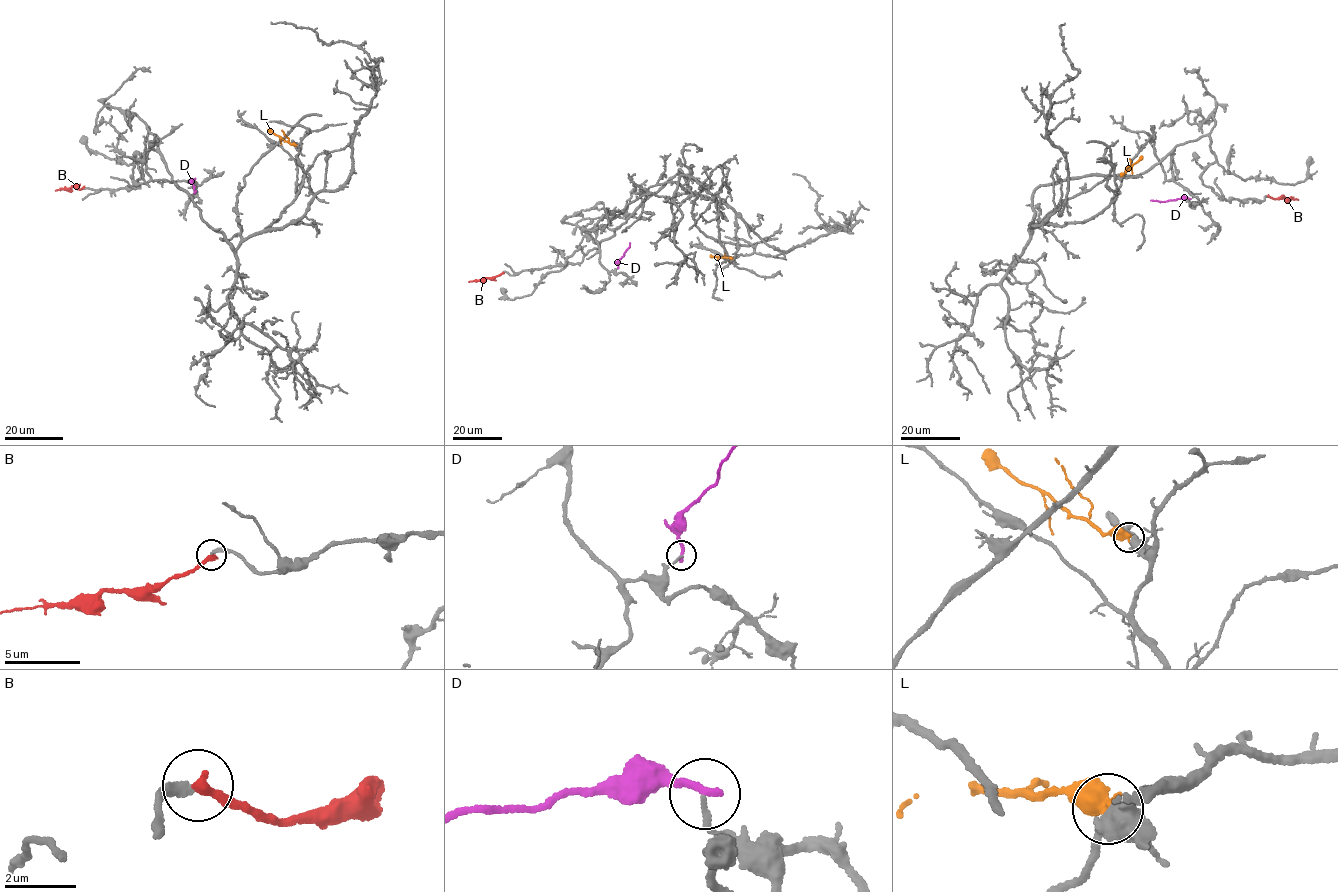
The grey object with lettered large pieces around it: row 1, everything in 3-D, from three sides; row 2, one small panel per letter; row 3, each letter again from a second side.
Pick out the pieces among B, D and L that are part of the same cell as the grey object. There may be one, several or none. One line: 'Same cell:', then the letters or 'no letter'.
Same cell: B

